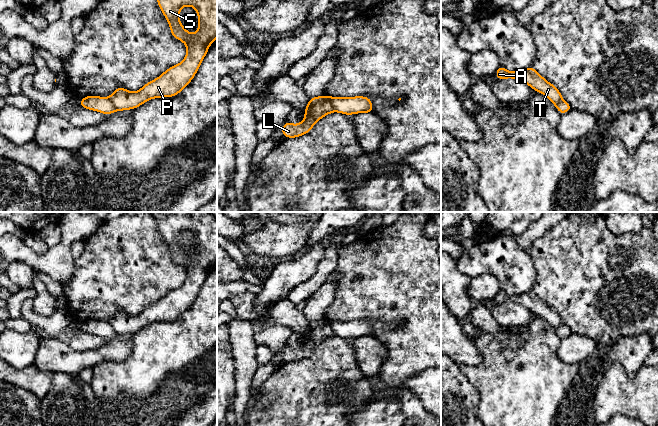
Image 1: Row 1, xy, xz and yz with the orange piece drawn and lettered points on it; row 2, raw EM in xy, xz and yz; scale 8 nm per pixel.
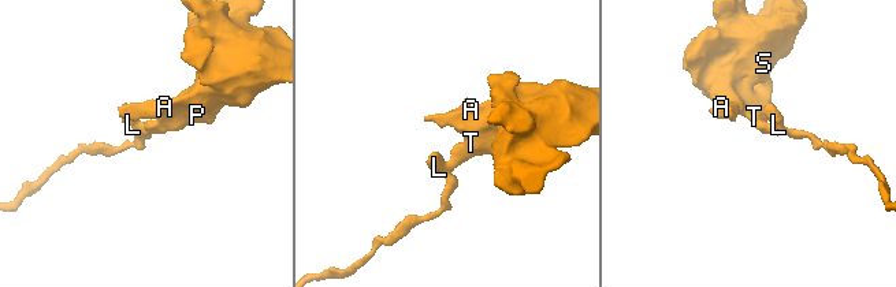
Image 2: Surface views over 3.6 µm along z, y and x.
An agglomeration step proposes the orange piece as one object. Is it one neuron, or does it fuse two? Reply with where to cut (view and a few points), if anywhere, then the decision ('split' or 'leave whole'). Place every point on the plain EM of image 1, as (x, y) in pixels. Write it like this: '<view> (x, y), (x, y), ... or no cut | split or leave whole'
xz (324, 320), (335, 334) | split

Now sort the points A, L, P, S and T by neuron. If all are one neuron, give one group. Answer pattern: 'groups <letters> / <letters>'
groups A P S T / L

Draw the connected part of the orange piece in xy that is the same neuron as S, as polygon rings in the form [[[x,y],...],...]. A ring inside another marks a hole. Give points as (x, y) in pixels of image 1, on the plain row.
[[[150,212],[157,223],[161,236],[169,247],[172,260],[185,267],[187,278],[184,284],[168,292],[158,302],[146,307],[136,316],[128,315],[123,311],[118,311],[111,317],[109,323],[118,335],[136,333],[150,323],[160,321],[174,321],[179,318],[194,302],[209,269],[215,267],[217,261],[217,219],[210,212]],[[183,230],[191,230],[198,238],[198,255],[191,258],[180,246],[179,238]]]

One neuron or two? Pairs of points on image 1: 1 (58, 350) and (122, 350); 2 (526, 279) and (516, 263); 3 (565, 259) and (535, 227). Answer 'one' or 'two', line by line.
1: one
2: one
3: two

